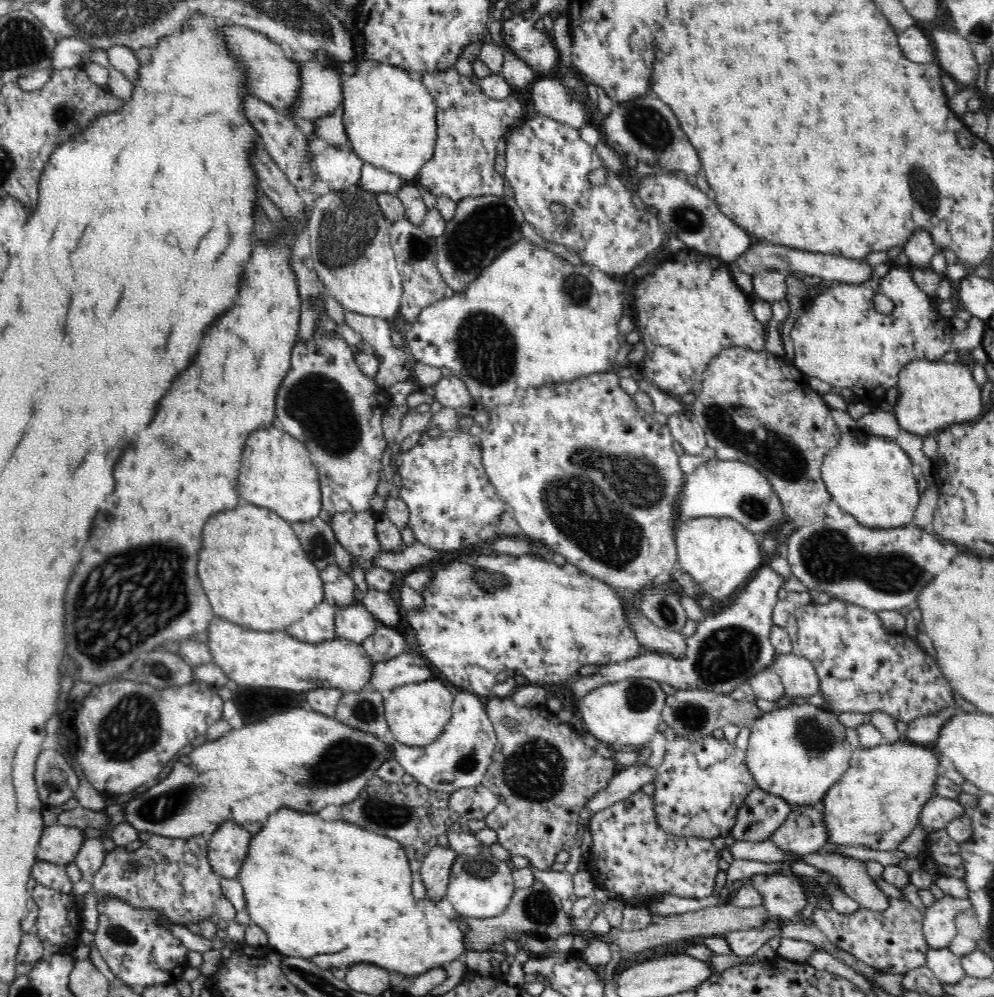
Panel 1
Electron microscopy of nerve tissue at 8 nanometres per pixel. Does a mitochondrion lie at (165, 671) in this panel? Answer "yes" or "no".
yes

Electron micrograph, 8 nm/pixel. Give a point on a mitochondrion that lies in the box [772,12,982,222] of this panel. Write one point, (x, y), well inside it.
(923, 189)

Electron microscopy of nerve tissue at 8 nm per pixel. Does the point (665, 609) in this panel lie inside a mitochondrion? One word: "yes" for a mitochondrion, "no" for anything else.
yes

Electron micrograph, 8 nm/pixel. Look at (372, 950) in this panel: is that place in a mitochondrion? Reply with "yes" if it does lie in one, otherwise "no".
no

